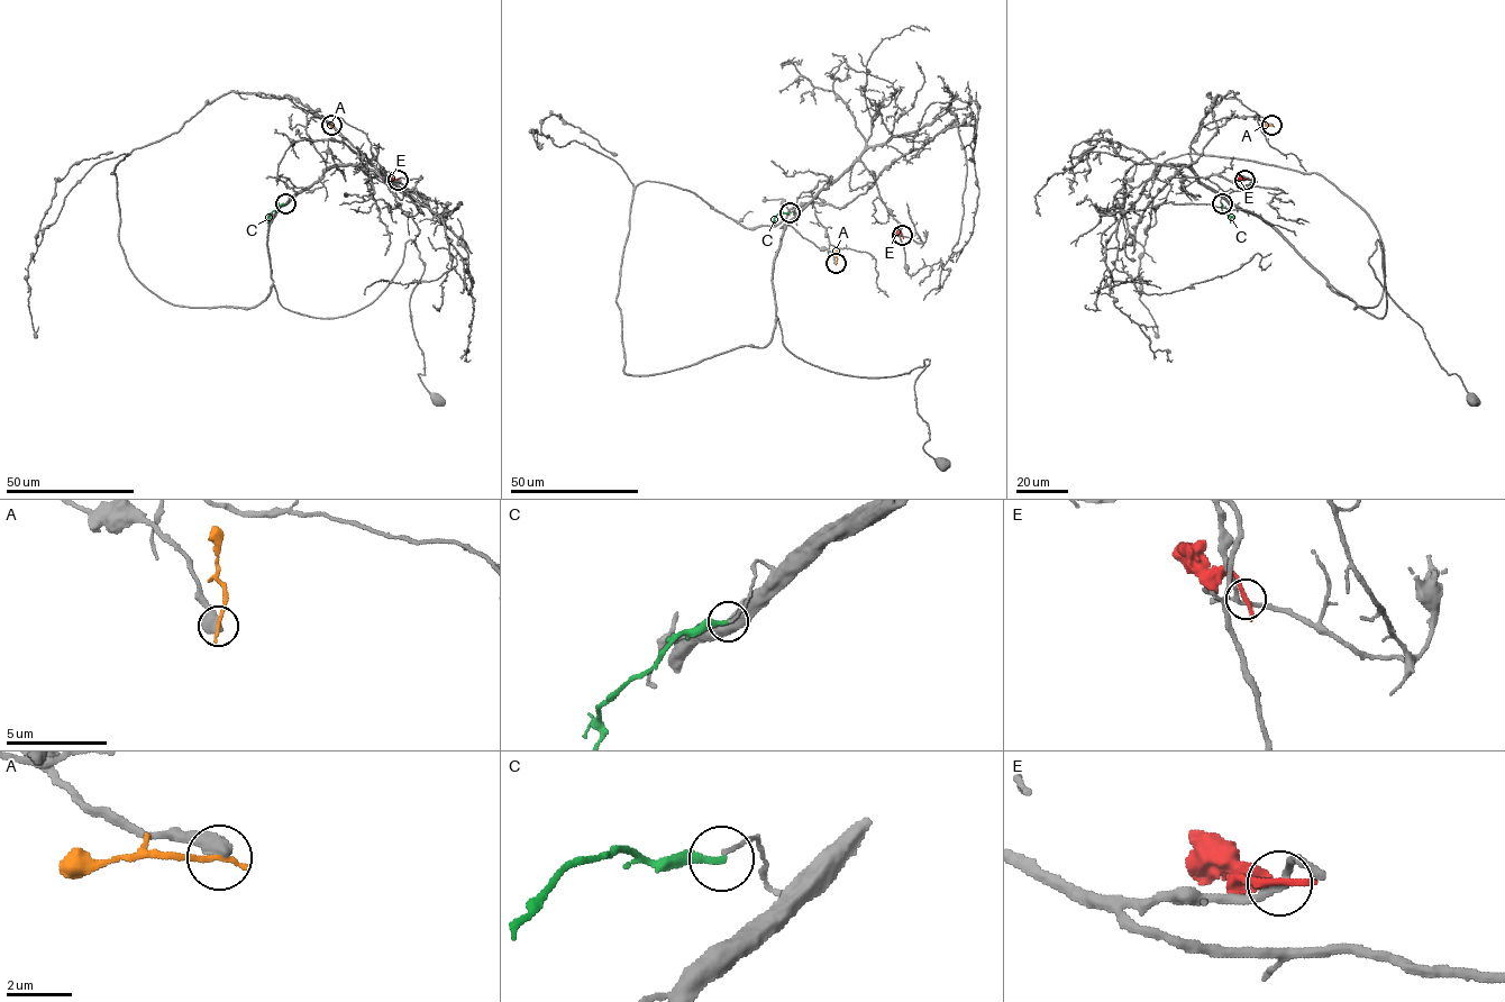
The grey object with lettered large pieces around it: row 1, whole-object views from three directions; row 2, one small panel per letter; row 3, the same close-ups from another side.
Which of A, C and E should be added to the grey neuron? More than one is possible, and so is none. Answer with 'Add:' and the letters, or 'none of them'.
Add: none of them

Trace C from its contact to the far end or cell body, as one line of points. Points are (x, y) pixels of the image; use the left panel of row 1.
C: (285, 203), (268, 215), (267, 222)

